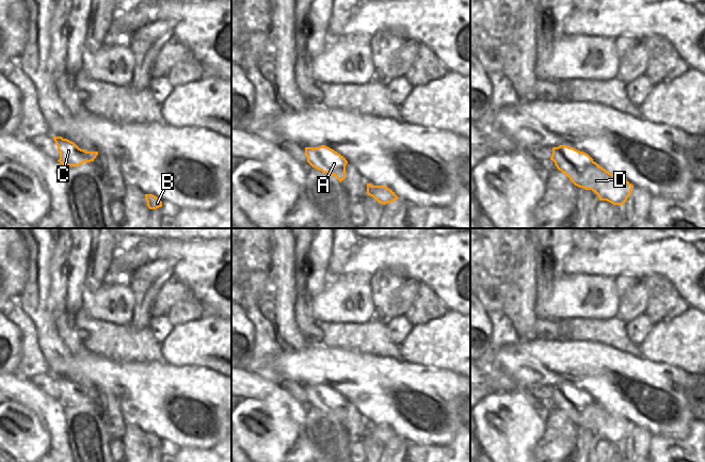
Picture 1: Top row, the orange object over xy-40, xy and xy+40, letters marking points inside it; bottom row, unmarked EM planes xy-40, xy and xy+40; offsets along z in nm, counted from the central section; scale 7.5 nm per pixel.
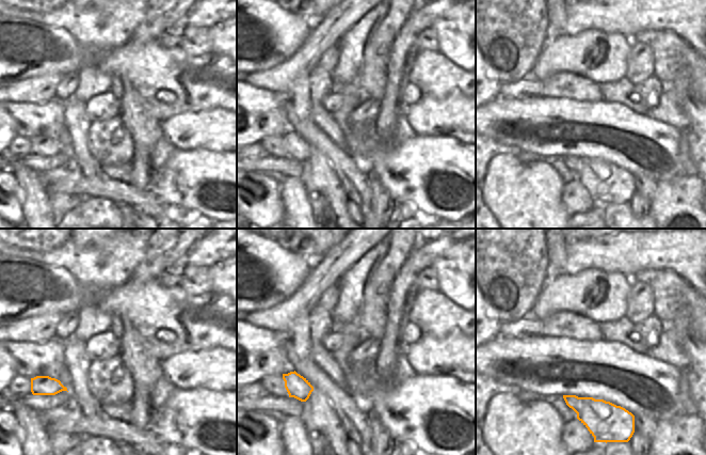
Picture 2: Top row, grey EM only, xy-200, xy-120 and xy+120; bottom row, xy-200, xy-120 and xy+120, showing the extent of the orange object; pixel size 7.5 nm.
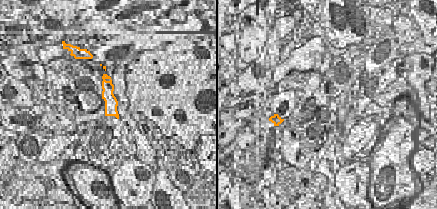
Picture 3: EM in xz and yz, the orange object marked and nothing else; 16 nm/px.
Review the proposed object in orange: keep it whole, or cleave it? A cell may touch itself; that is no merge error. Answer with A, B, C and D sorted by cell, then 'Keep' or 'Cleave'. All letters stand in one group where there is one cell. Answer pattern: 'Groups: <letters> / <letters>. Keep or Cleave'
Groups: A B C D. Keep.

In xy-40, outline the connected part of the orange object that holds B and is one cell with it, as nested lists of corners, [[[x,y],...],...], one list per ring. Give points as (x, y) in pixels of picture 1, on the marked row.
[[[145,194],[145,200],[149,209],[157,209],[159,207],[162,207],[162,202],[160,198],[153,194]]]

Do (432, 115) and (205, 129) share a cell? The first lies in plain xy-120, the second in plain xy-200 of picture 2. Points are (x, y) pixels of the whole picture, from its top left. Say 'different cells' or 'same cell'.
same cell

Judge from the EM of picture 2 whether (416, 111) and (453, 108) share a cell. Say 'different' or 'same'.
same

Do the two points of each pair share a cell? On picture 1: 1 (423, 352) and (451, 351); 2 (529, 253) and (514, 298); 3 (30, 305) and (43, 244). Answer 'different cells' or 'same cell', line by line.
1: same cell
2: same cell
3: same cell

